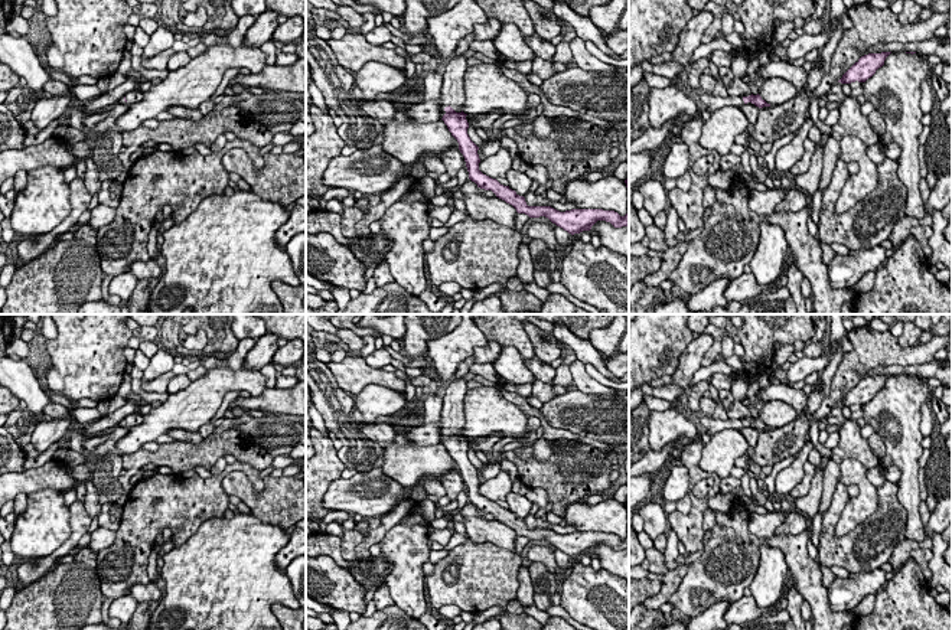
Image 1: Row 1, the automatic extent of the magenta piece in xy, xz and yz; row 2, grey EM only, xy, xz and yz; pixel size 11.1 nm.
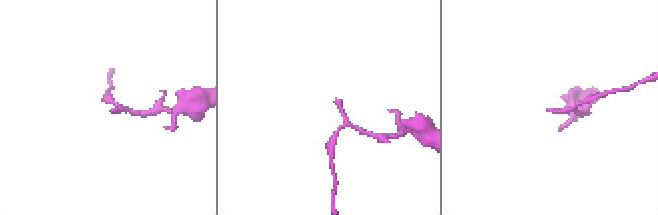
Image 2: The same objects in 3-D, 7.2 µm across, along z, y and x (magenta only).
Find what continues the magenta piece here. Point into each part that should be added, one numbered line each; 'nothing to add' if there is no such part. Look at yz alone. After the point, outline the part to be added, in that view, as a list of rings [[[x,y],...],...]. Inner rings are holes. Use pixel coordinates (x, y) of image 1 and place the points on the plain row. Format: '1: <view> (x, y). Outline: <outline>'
1: yz (706, 423). Outline: [[[700,414],[698,415],[698,427],[700,427],[700,432],[705,431],[711,435],[714,435],[715,432],[721,431],[721,430],[741,430],[744,427],[743,420],[714,420],[708,415]]]

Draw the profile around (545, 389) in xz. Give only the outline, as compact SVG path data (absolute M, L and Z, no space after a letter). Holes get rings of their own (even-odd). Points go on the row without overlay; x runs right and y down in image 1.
M535 379L535 383L532 385L532 391L539 394L539 401L548 402L550 399L555 398L554 394L554 381L552 382L541 382Z

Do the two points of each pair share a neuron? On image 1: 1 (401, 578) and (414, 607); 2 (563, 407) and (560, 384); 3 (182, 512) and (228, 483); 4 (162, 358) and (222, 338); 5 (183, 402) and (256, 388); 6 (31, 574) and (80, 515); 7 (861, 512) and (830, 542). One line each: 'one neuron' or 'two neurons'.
1: one neuron
2: two neurons
3: two neurons
4: two neurons
5: one neuron
6: one neuron
7: two neurons

